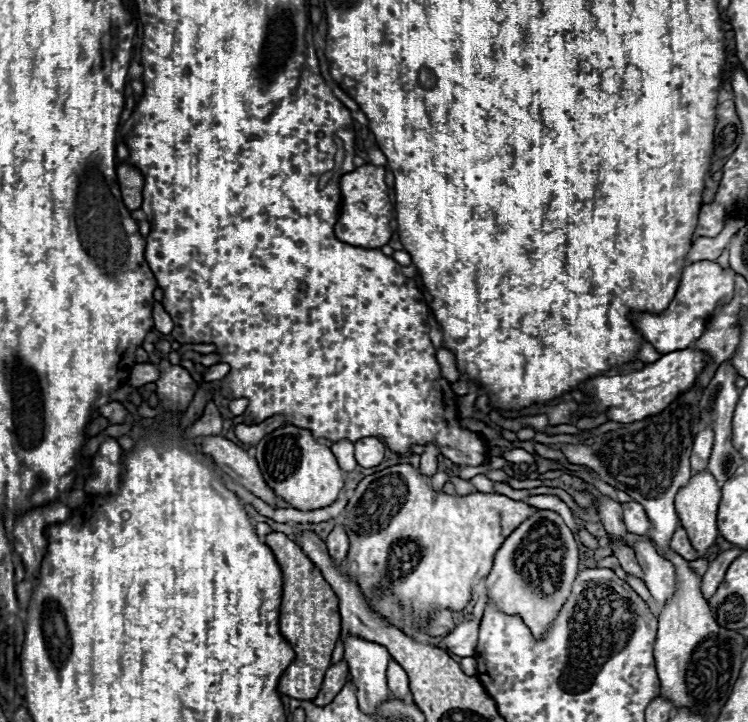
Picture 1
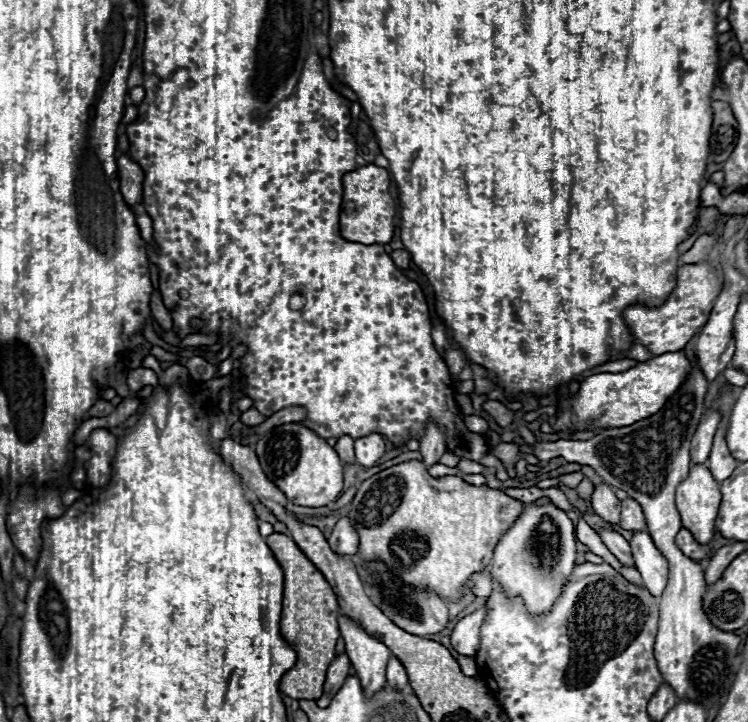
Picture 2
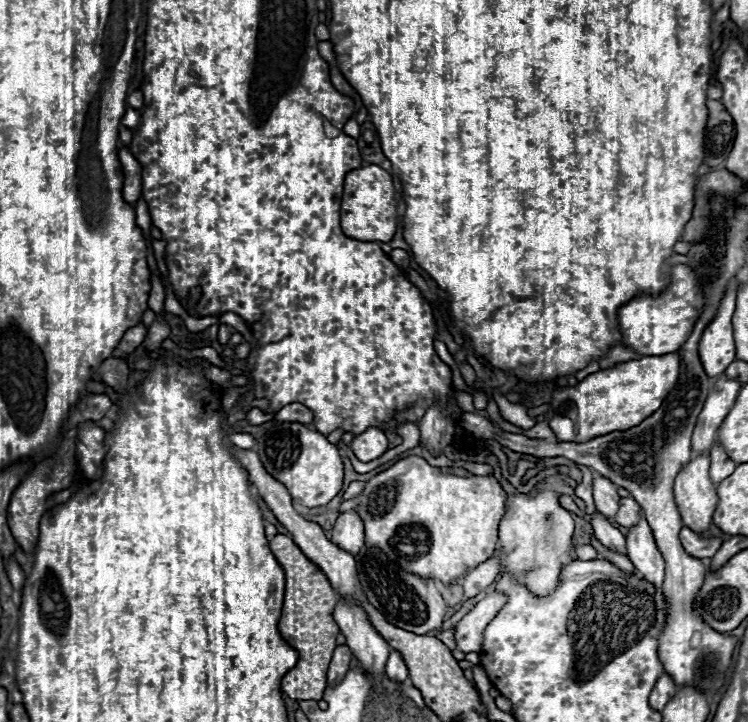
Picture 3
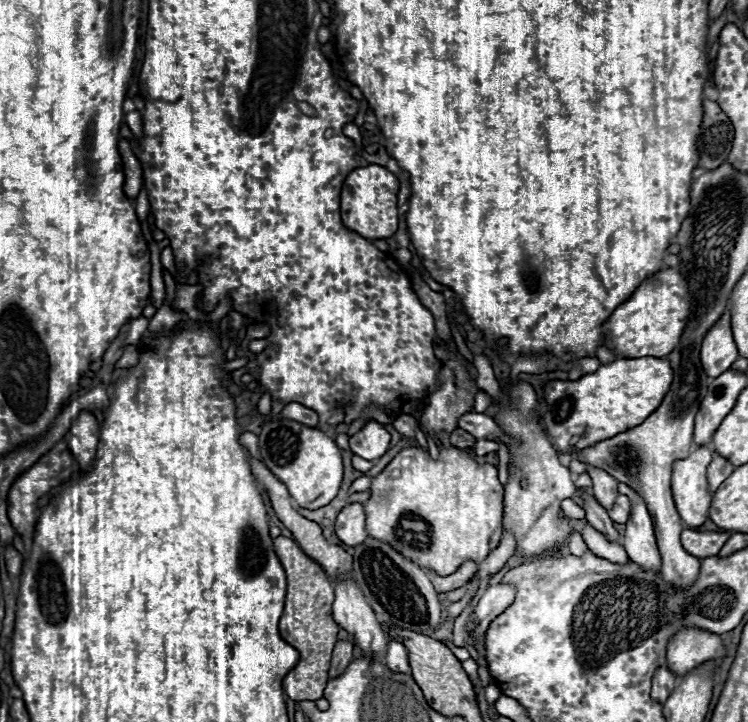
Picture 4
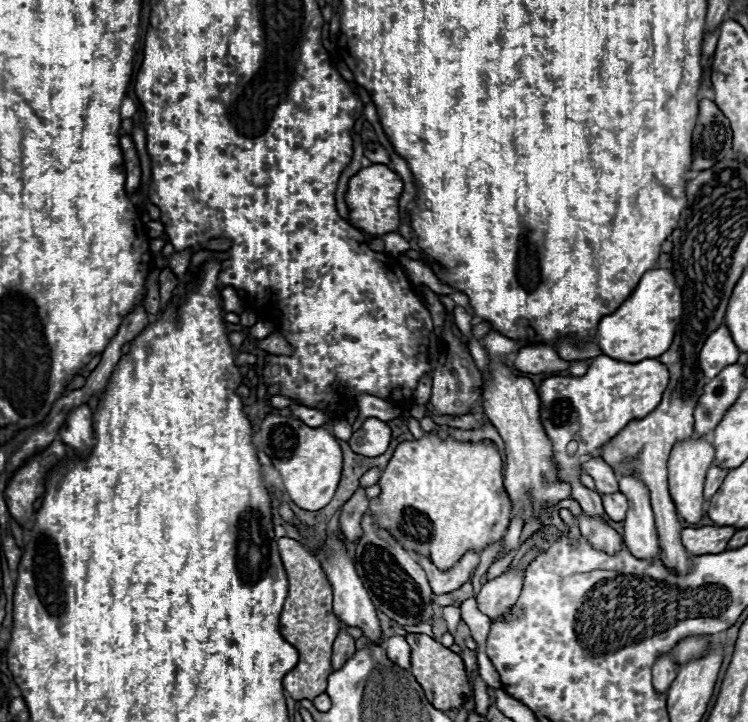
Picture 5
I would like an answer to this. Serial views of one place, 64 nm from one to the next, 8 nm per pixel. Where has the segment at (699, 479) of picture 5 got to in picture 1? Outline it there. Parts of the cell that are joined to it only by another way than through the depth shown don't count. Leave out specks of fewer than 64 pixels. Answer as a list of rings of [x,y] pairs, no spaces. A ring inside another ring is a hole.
[[[706,470],[692,474],[690,482],[686,486],[682,486],[678,490],[678,494],[676,494],[676,510],[678,510],[678,516],[682,520],[682,526],[690,534],[690,542],[698,550],[698,556],[700,558],[708,558],[710,556],[708,548],[714,544],[714,540],[718,536],[716,512],[718,512],[720,498],[722,498],[722,492],[720,492],[714,476],[710,472],[706,472]]]

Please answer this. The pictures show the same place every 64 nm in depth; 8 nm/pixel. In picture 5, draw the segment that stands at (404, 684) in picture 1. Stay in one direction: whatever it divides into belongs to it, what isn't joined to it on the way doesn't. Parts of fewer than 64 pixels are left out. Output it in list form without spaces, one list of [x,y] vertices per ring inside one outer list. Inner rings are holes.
[[[390,636],[384,642],[384,648],[390,654],[390,660],[398,662],[398,666],[402,666],[406,670],[410,668],[410,646],[404,636]]]

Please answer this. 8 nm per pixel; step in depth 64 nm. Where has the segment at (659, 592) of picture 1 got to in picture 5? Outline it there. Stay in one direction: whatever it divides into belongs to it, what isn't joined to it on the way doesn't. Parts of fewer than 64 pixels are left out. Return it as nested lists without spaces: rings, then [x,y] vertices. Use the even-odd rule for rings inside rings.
[[[624,474],[618,485],[619,491],[628,498],[624,542],[636,558],[652,558],[658,554],[658,534],[650,506],[650,490],[636,474]]]

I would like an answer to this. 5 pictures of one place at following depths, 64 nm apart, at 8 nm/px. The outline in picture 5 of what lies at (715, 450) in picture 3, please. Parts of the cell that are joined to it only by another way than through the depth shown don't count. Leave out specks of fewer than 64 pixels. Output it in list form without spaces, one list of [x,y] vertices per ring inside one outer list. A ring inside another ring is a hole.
[[[712,466],[708,470],[708,474],[706,474],[706,486],[704,486],[704,498],[706,498],[706,502],[716,494],[716,490],[720,488],[722,480],[726,478],[726,474],[728,474],[728,470],[722,470],[722,468],[716,468],[716,466]]]

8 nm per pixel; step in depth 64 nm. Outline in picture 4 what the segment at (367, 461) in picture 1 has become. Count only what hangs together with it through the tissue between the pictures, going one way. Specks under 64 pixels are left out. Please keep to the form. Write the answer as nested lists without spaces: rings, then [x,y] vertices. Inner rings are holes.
[[[370,420],[358,434],[350,438],[350,450],[366,460],[376,460],[386,454],[390,446],[390,432],[376,420]]]

